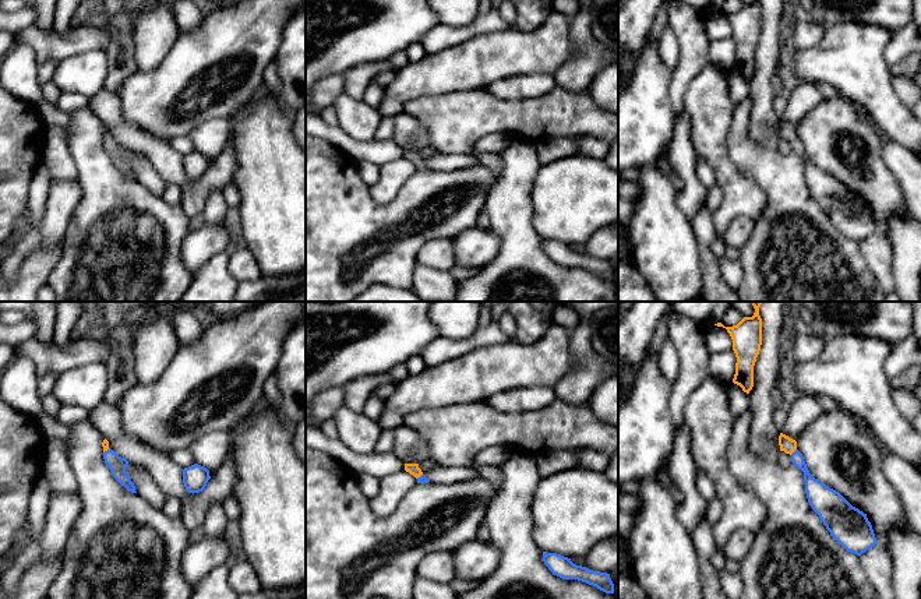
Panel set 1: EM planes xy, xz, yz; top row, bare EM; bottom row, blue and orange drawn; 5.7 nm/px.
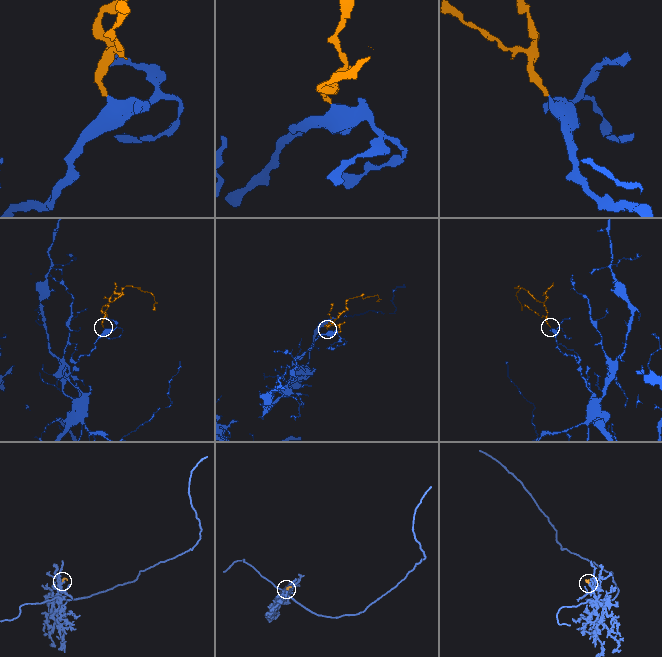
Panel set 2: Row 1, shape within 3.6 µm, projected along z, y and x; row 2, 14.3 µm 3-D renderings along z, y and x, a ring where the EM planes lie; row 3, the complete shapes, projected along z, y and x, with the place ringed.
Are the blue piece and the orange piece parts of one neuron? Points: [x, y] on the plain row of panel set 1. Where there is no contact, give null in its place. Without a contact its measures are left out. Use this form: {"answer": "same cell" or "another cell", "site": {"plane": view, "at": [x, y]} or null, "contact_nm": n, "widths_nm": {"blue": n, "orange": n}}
{"answer": "same cell", "site": {"plane": "yz", "at": [794, 138]}, "contact_nm": 50, "widths_nm": {"blue": 110, "orange": 90}}

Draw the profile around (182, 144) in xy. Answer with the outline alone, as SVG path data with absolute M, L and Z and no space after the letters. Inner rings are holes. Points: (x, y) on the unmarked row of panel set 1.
M188 135L174 137L169 141L169 144L183 156L195 151L194 144Z

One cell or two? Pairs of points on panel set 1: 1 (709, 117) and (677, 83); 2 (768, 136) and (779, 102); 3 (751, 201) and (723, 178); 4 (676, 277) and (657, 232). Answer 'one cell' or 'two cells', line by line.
1: two cells
2: two cells
3: one cell
4: one cell

